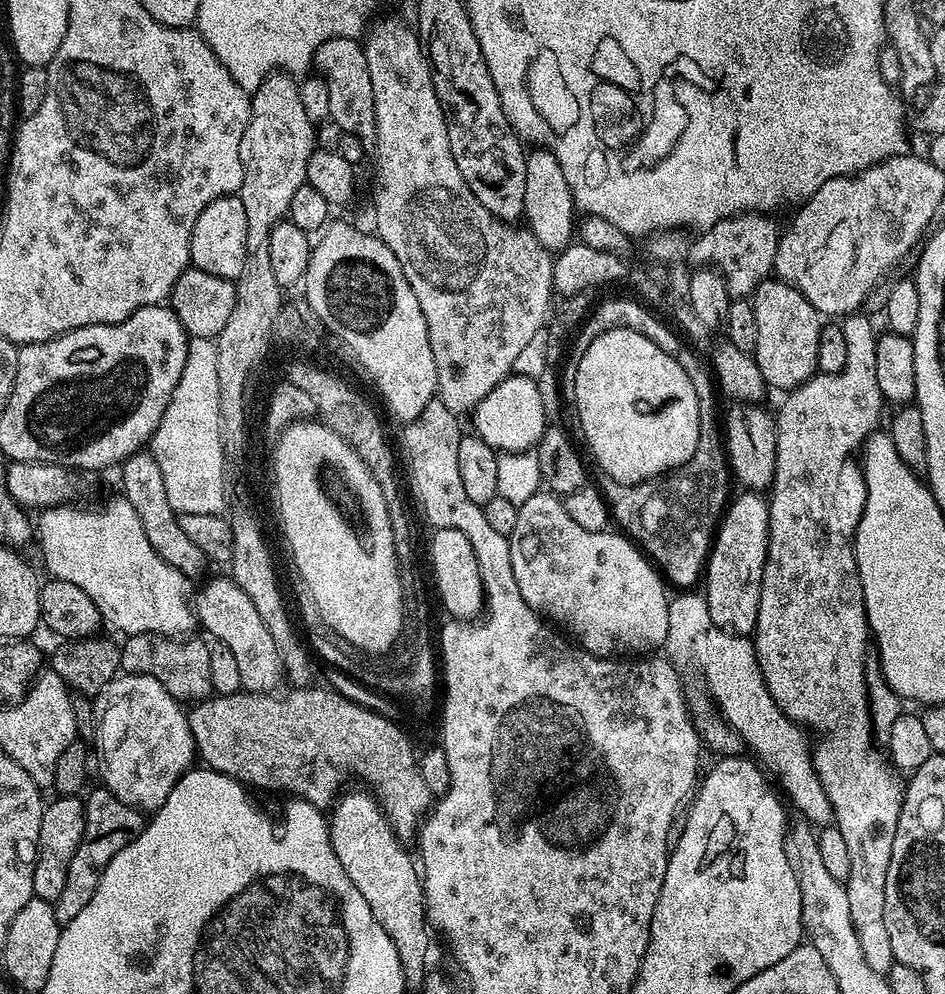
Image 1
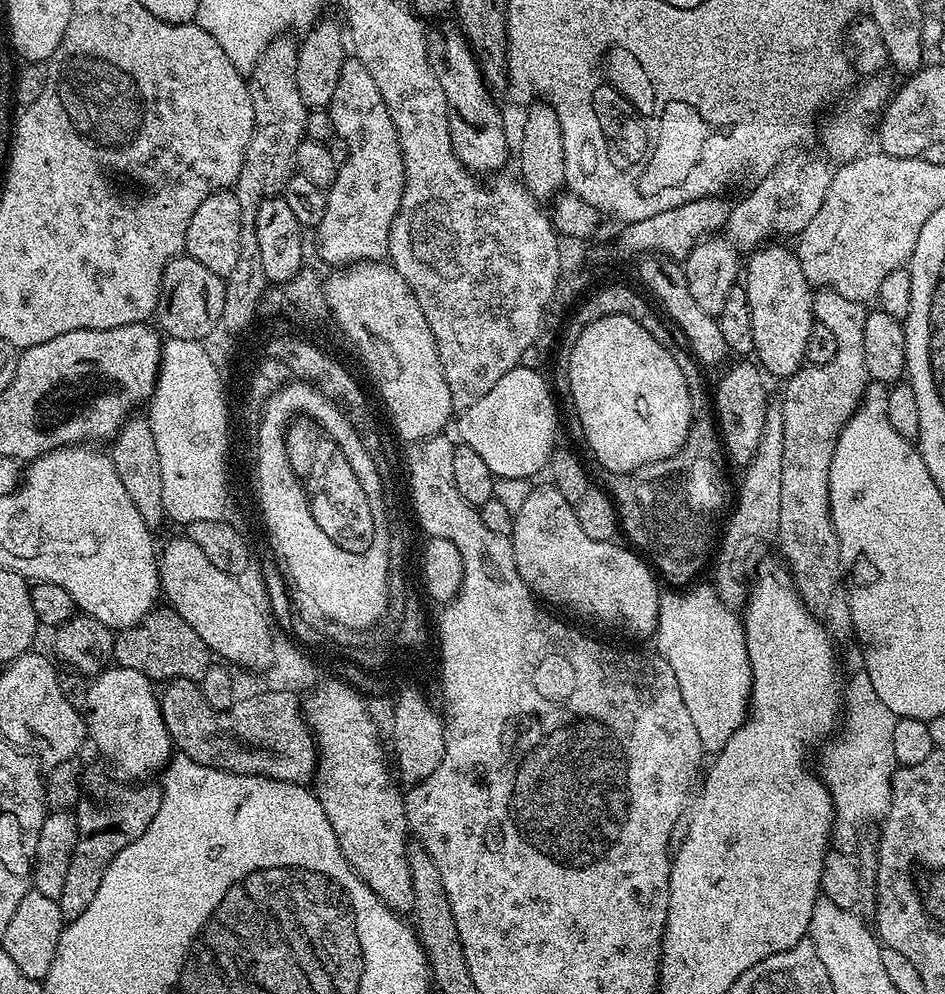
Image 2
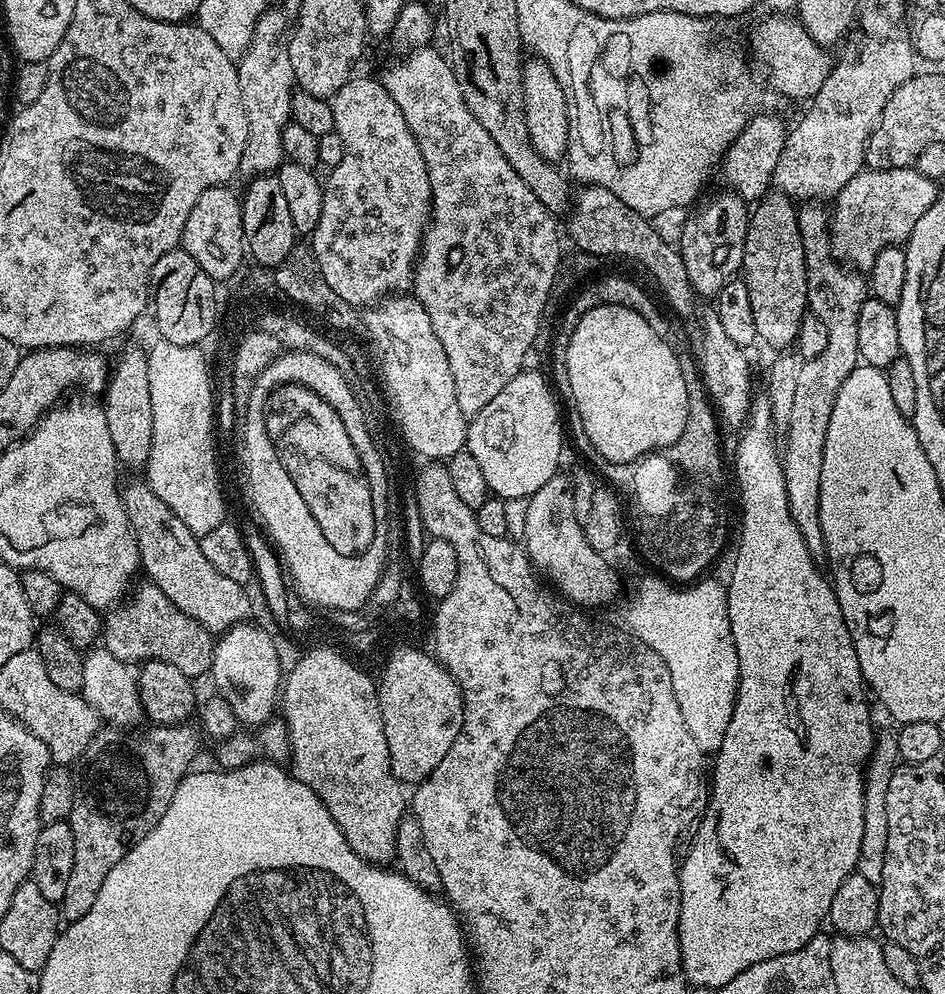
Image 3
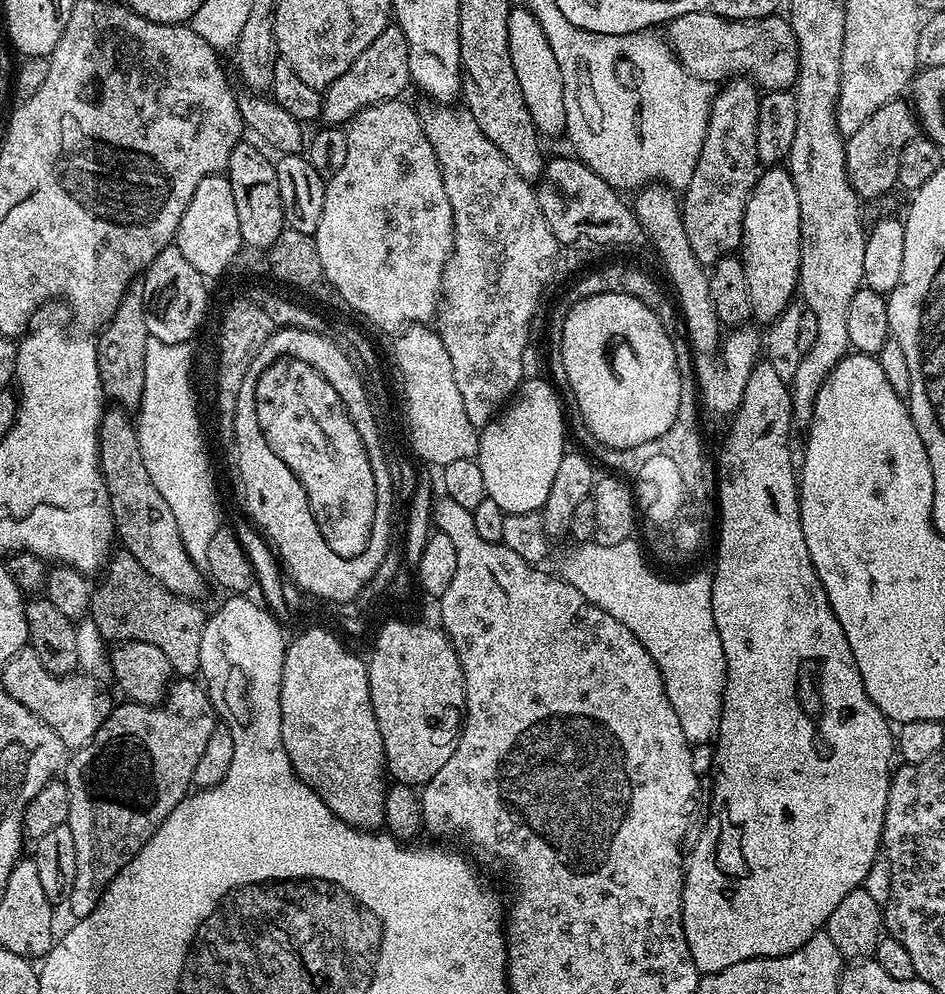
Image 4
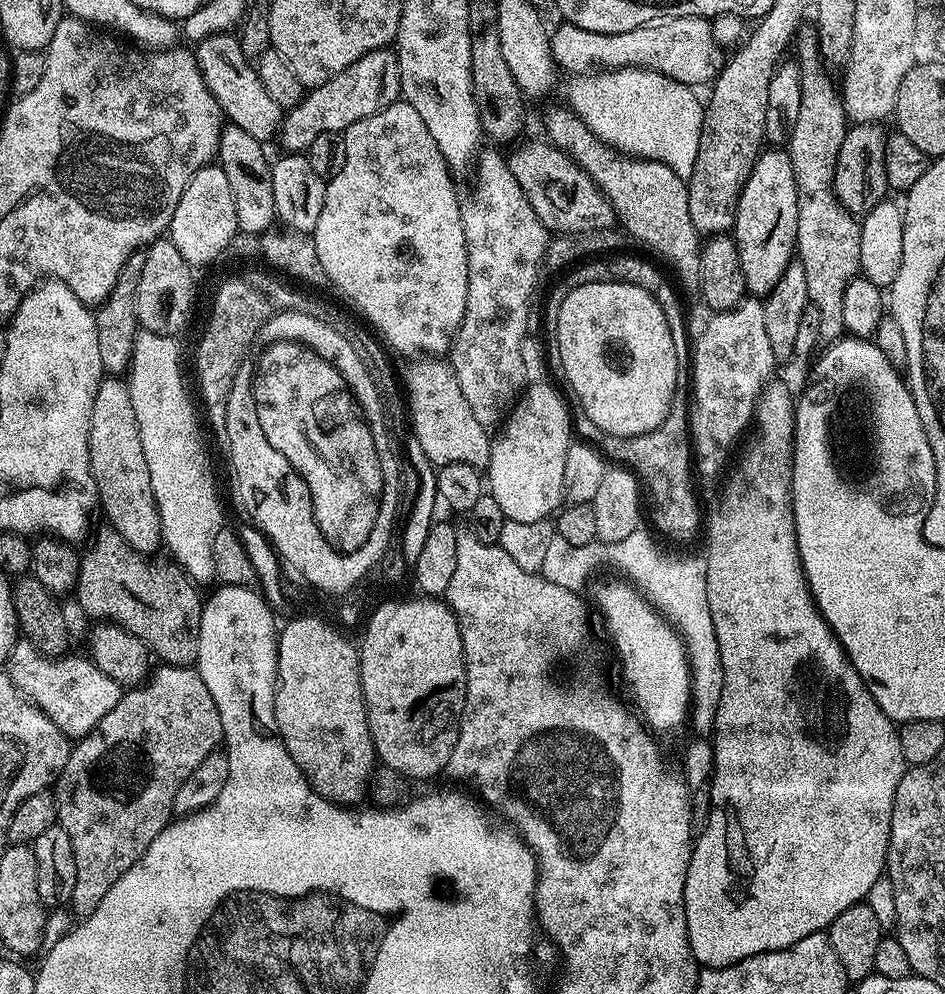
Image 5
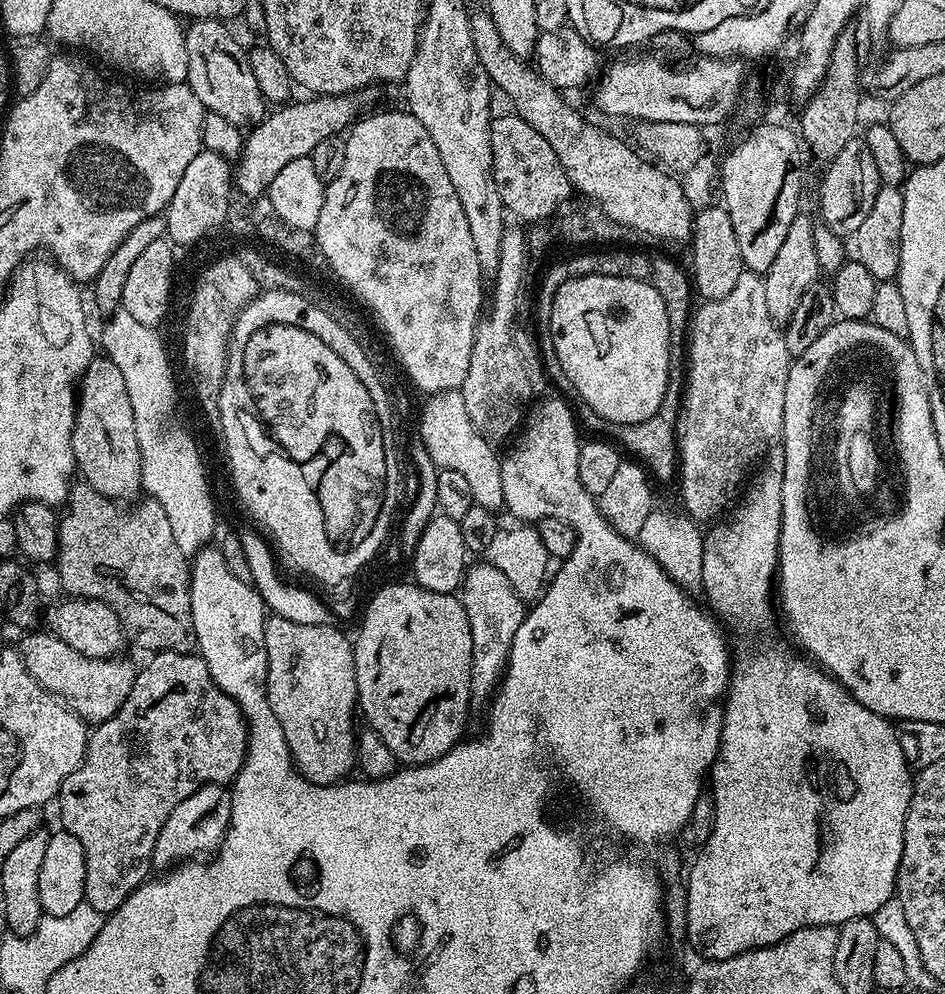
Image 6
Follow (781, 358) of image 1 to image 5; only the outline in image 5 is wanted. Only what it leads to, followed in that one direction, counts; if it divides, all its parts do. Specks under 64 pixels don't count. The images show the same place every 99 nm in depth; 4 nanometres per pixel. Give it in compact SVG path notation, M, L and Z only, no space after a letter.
M761 151L738 198L734 225L734 239L740 251L744 287L753 297L764 298L774 290L775 283L788 263L793 261L797 234L798 194L794 182L794 166L787 151Z

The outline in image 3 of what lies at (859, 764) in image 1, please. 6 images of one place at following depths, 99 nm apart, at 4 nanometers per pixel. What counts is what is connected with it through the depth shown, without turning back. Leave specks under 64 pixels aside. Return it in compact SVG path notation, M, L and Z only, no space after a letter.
M808 202L803 205L796 213L796 221L798 222L798 230L802 238L802 246L804 247L804 261L806 262L806 290L808 291L808 312L819 318L826 325L826 350L822 350L822 354L818 354L818 358L810 358L803 361L798 370L798 382L796 383L794 393L794 407L790 414L790 422L788 423L788 431L786 439L788 441L782 444L782 463L784 466L784 477L786 478L786 498L790 506L790 514L797 527L800 528L800 534L813 557L820 558L824 556L824 539L822 538L822 526L820 525L820 478L822 476L822 454L826 446L826 426L830 426L830 410L834 410L834 398L838 394L838 390L842 386L842 382L846 382L846 378L850 378L850 374L861 363L858 354L858 310L862 310L862 302L869 299L870 289L868 281L859 271L853 270L851 267L845 266L841 261L837 260L835 254L832 253L832 238L830 235L830 212L827 207L821 206L816 202Z

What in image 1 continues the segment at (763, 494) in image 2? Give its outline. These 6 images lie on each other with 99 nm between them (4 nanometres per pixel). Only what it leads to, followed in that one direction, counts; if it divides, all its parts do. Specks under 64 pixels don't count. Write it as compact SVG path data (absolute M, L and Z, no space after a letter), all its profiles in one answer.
M744 490L727 505L717 527L702 576L702 595L714 626L740 636L755 633L762 570L768 557L768 500L759 491Z

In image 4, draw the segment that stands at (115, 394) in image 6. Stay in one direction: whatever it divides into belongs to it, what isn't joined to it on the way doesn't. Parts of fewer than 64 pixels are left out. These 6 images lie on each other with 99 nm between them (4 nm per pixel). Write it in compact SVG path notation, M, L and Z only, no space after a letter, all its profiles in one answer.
M112 406L105 411L100 420L100 433L98 434L98 446L100 447L100 469L102 478L106 482L106 494L110 498L110 510L114 518L116 535L123 551L128 552L166 590L170 590L179 596L189 598L200 598L204 592L205 573L186 554L186 546L182 542L182 534L178 534L178 524L174 522L174 513L170 511L170 506L162 499L162 494L158 494L158 489L154 487L154 482L150 482L150 474L146 470L146 462L142 462L142 450L138 446L136 437L136 425L133 417L125 409L119 406Z

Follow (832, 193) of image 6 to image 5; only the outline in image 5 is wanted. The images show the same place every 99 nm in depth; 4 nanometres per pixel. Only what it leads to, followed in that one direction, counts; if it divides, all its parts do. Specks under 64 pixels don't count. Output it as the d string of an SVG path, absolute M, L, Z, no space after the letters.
M853 123L842 138L842 150L838 150L838 166L834 170L832 191L836 194L836 201L857 218L874 210L874 206L878 206L878 202L885 199L890 192L884 169L886 132L880 128L883 127L879 123Z

